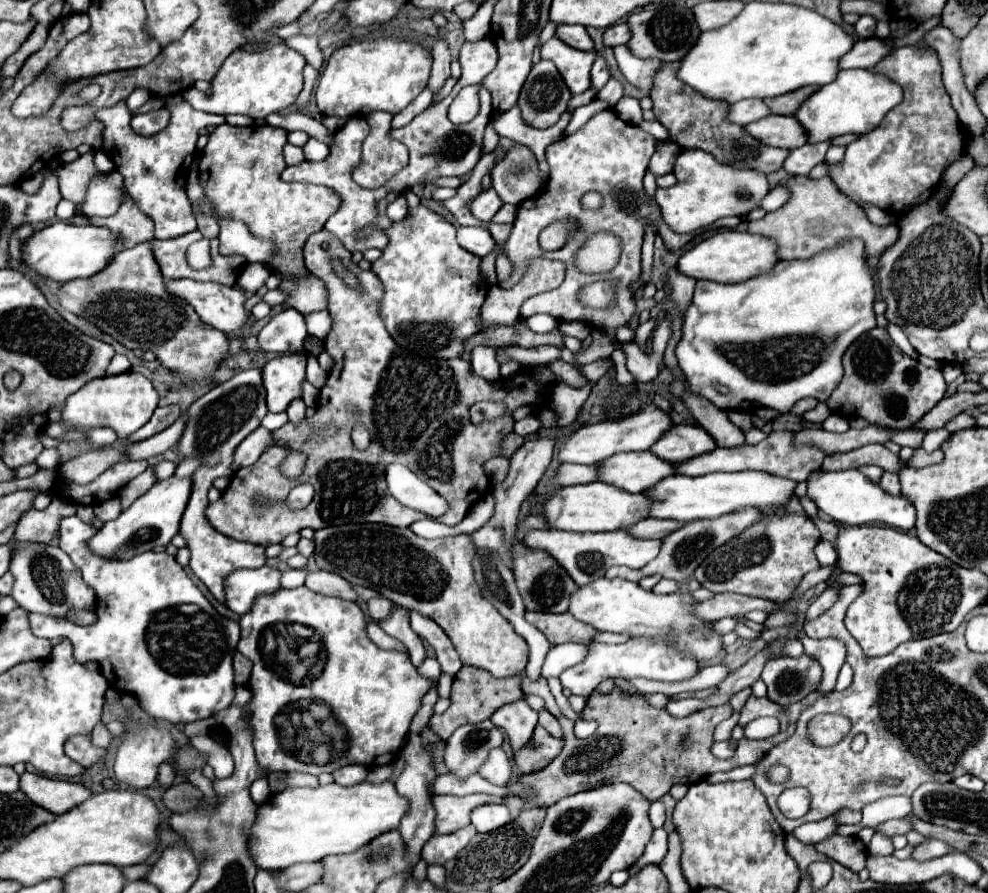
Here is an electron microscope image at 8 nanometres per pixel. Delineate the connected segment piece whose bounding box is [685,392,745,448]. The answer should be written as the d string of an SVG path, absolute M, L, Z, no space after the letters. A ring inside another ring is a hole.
M687 392L685 404L689 406L695 420L709 432L709 436L717 442L721 448L737 448L745 444L745 434L727 418L727 414L719 408L715 408L709 400L703 400L701 396L695 396Z

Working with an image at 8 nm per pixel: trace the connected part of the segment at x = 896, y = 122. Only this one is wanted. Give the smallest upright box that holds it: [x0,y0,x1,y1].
[829,46,967,214]

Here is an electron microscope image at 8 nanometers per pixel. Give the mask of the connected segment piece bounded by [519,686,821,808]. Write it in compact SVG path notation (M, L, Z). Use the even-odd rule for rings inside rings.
M615 686L611 692L595 690L587 698L583 718L595 720L599 724L597 732L587 740L579 740L573 734L573 722L559 716L559 724L565 732L565 746L561 754L537 774L521 776L519 784L531 790L531 796L527 800L533 806L543 806L543 808L555 804L565 796L573 796L581 790L589 790L605 782L629 782L637 792L645 794L645 798L653 802L665 796L673 784L695 784L705 780L709 774L727 772L735 766L757 762L761 754L765 754L769 748L773 748L775 744L783 742L793 734L795 722L801 710L805 710L805 706L811 706L819 696L821 694L815 692L801 702L783 706L783 714L789 720L787 730L781 730L775 736L769 736L765 740L743 738L739 740L737 754L733 754L731 760L719 760L711 754L713 730L719 722L731 716L731 706L707 708L707 710L689 714L685 718L675 718L665 708L651 706L643 696L625 696L625 692L619 686ZM683 738L691 738L691 748L683 746Z

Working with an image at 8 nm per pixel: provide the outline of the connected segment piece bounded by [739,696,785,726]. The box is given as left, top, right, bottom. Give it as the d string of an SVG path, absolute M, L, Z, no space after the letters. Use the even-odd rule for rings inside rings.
M751 696L743 710L741 710L741 718L739 718L739 724L745 726L749 724L751 720L755 718L761 718L761 716L777 716L781 720L781 726L785 726L785 716L781 714L781 706L777 706L775 702L769 702L769 698L755 698Z

